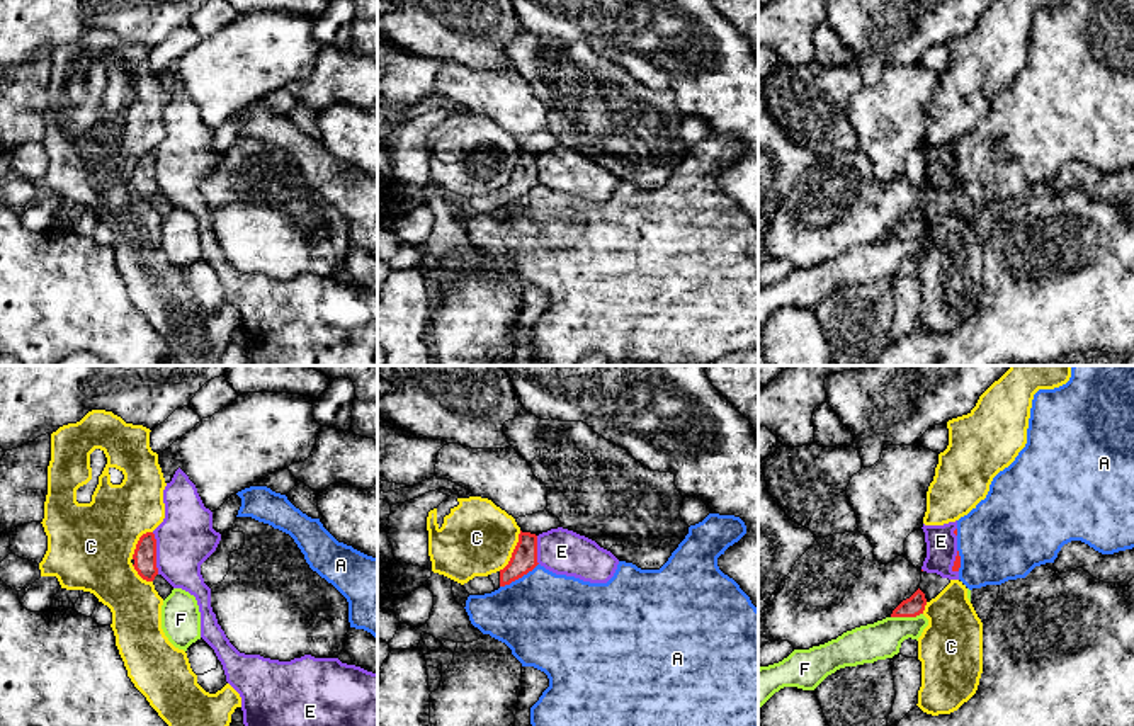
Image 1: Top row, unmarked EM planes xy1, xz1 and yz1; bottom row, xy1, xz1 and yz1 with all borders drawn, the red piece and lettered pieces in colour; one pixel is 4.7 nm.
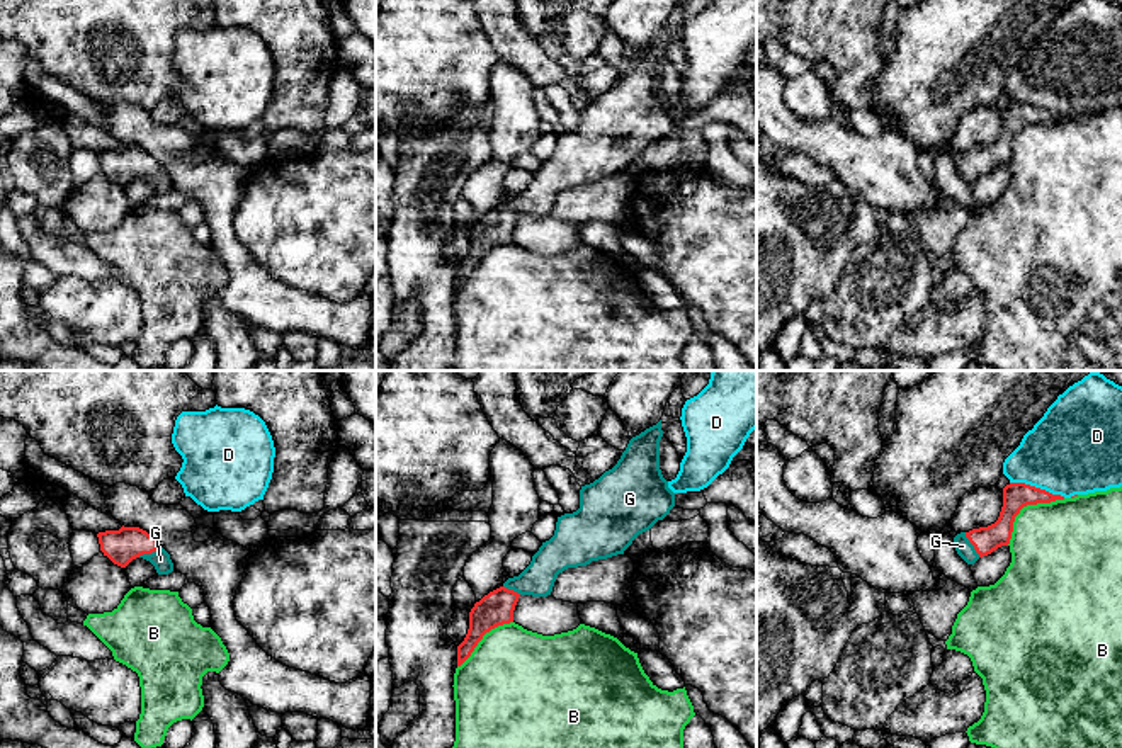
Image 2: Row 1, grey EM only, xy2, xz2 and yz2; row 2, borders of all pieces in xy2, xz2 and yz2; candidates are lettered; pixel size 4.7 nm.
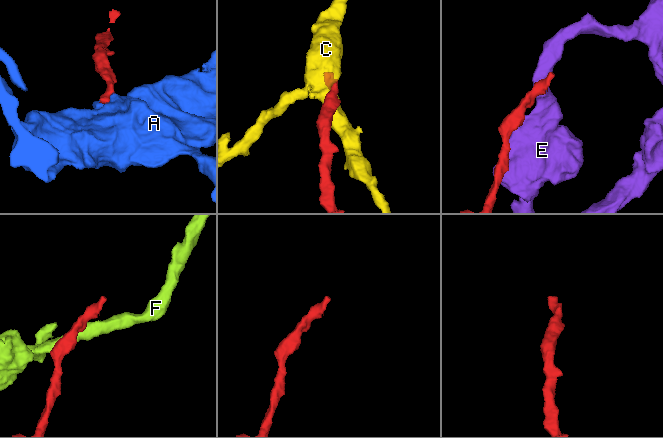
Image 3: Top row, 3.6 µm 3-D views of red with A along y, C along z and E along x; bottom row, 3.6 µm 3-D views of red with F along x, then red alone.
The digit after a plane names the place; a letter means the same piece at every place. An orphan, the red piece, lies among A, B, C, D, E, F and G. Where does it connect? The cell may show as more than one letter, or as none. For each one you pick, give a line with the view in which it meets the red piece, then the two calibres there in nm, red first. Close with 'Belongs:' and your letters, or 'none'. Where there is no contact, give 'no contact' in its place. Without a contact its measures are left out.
G: yz2 | 130/80 nm
Belongs: G

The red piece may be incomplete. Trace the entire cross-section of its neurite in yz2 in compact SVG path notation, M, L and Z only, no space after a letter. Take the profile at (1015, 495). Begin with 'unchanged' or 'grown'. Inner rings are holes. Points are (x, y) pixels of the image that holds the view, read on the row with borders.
grown | M1010 483L1003 488L1003 507L994 524L988 527L960 532L954 537L957 554L974 564L979 558L991 554L1001 546L1008 546L1013 532L1015 517L1027 505L1051 503L1064 500L1061 495L1052 495L1046 490L1025 484Z

